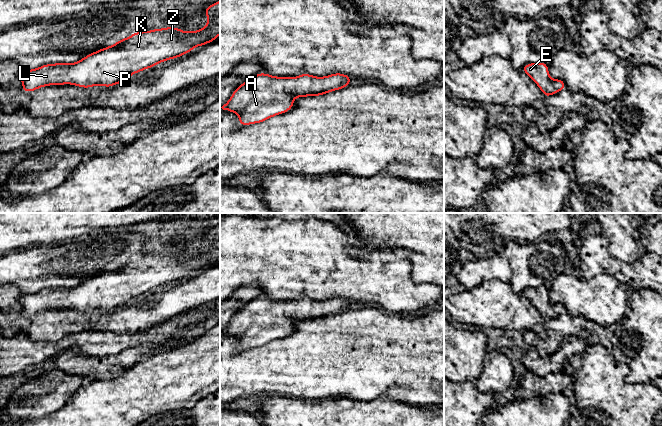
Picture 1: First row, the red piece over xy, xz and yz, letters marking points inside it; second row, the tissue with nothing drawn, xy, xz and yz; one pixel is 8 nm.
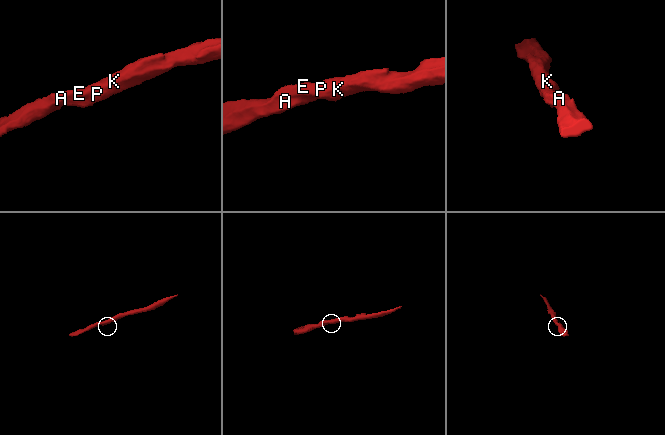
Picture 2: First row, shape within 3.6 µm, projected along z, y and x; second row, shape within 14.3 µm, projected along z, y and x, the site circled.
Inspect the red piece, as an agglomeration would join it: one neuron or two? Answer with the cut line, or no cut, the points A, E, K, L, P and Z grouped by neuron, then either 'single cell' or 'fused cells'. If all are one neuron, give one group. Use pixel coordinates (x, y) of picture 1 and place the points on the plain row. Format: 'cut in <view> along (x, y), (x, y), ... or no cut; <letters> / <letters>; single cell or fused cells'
no cut; A E K L P Z; single cell

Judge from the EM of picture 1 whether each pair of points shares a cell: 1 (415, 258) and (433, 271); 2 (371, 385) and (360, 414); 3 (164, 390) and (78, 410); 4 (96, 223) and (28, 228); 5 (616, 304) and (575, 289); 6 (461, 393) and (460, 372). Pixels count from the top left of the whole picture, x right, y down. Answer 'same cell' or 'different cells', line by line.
1: same cell
2: different cells
3: same cell
4: same cell
5: same cell
6: different cells

